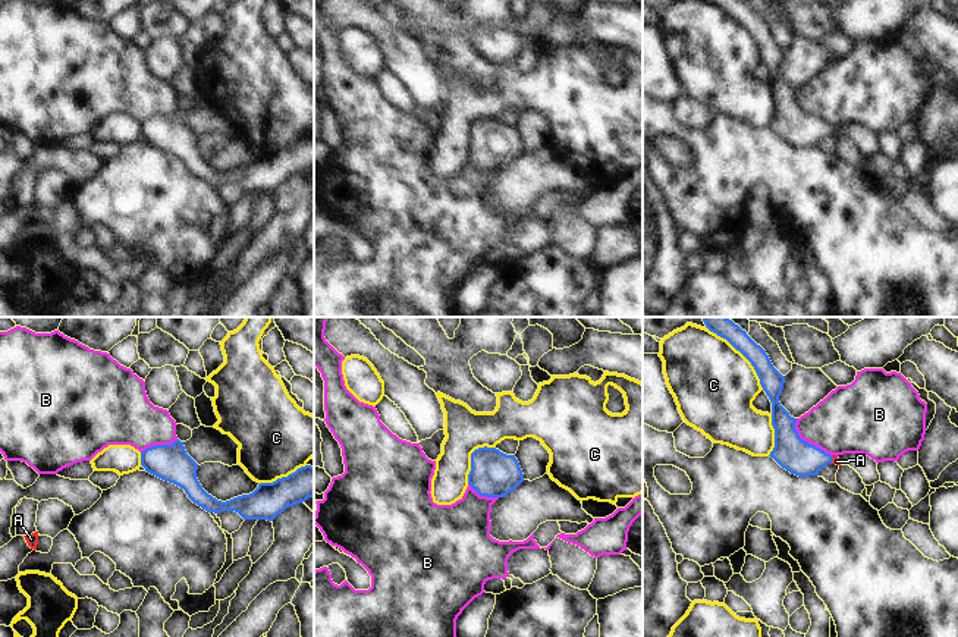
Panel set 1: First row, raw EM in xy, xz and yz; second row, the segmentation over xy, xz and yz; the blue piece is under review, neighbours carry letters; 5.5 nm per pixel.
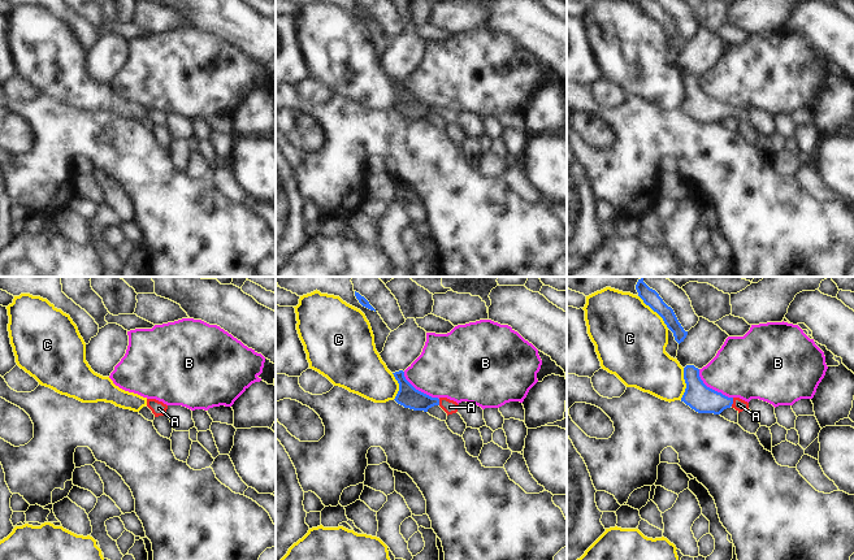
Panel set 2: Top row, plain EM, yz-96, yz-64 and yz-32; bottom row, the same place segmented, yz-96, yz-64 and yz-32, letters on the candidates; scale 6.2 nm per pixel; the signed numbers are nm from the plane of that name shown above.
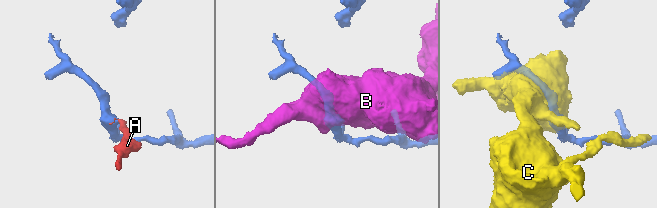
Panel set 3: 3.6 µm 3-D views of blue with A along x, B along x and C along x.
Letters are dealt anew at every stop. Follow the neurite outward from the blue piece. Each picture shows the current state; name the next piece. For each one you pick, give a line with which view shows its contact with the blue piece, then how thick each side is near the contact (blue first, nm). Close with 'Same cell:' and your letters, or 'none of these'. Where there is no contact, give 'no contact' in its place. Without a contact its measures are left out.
A: contact in yz; calibres 190 and 40 nm
Same cell: A

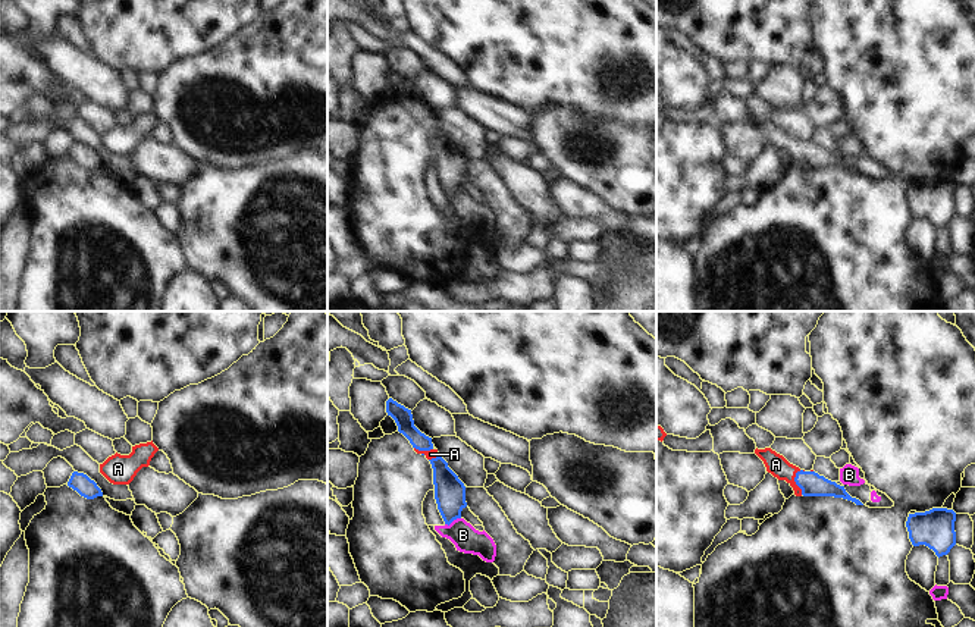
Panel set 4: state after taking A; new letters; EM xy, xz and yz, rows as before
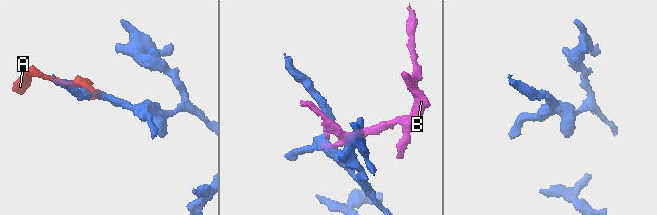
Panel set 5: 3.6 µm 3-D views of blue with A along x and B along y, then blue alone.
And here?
A: contact in yz; calibres 130 and 120 nm
Same cell: A

